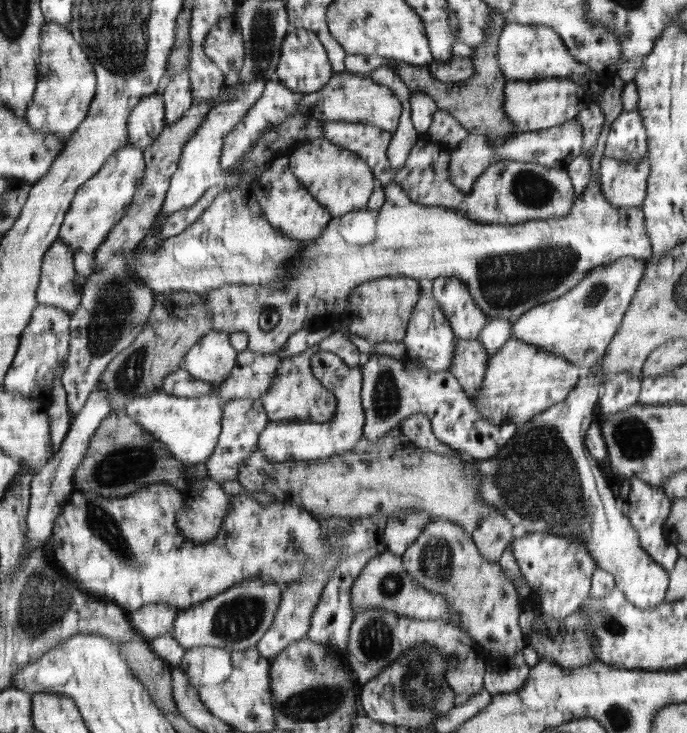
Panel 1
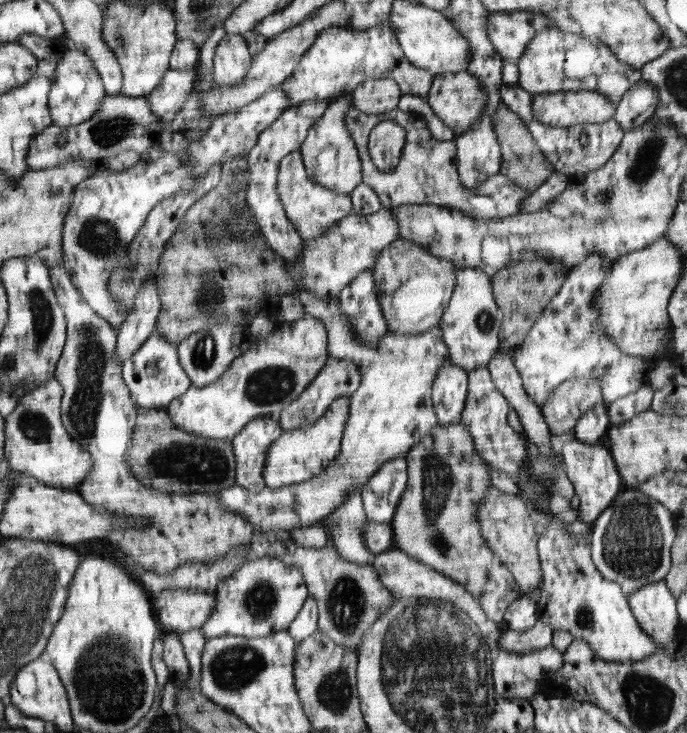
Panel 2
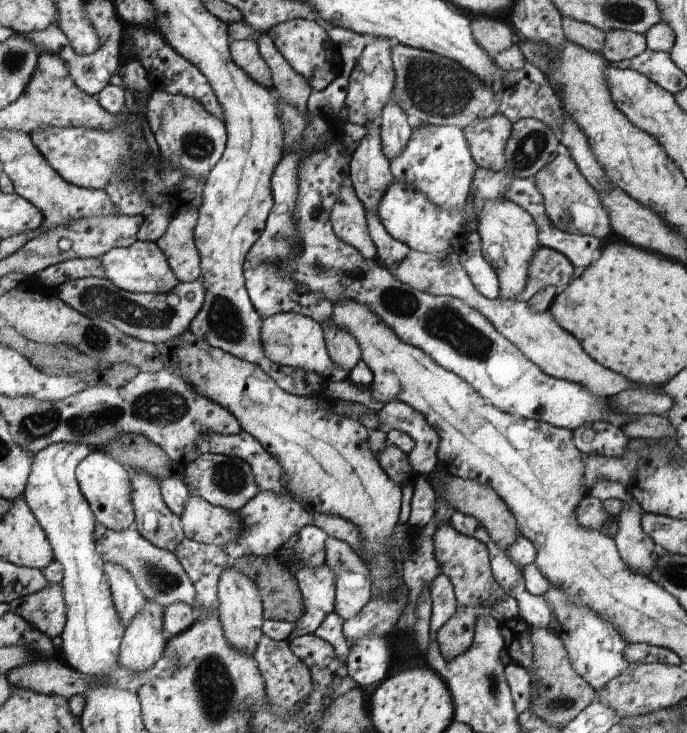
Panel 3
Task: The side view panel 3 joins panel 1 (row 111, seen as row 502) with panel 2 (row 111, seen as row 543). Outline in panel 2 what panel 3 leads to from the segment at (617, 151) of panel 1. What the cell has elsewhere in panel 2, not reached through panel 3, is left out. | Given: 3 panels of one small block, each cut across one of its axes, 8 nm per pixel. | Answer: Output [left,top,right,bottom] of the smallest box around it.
[613,78,660,132]

